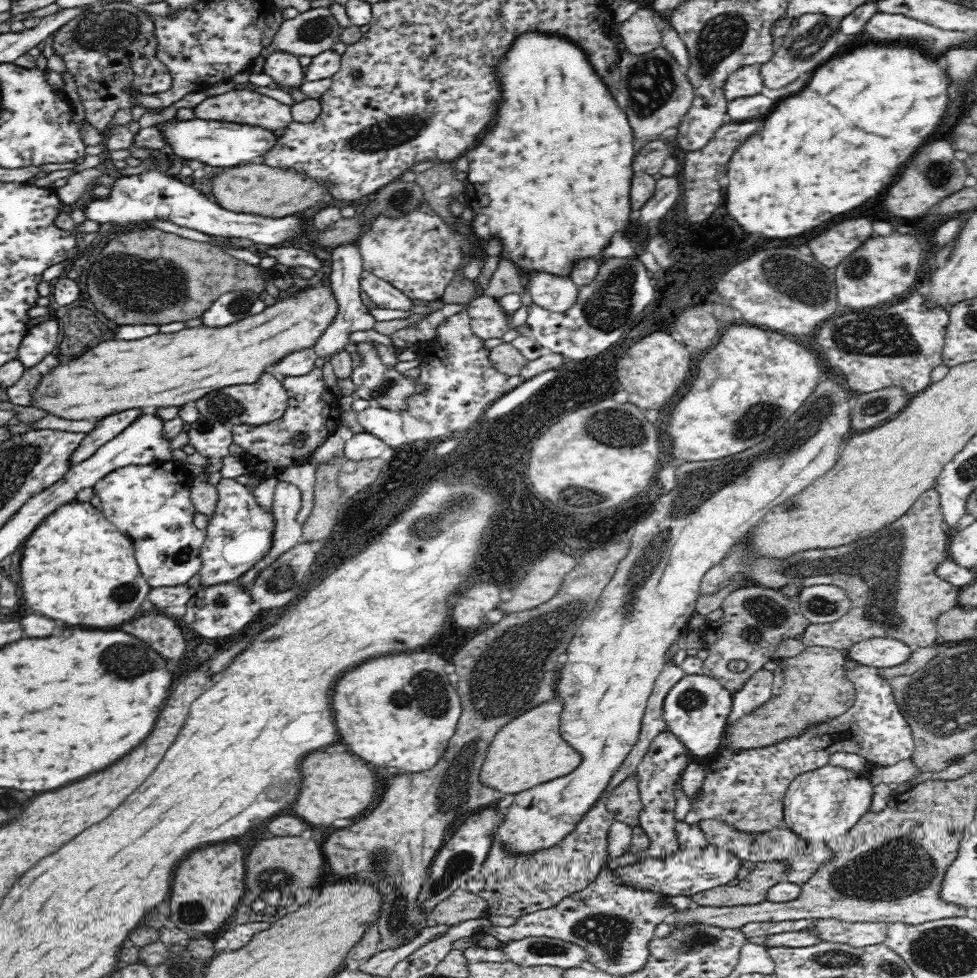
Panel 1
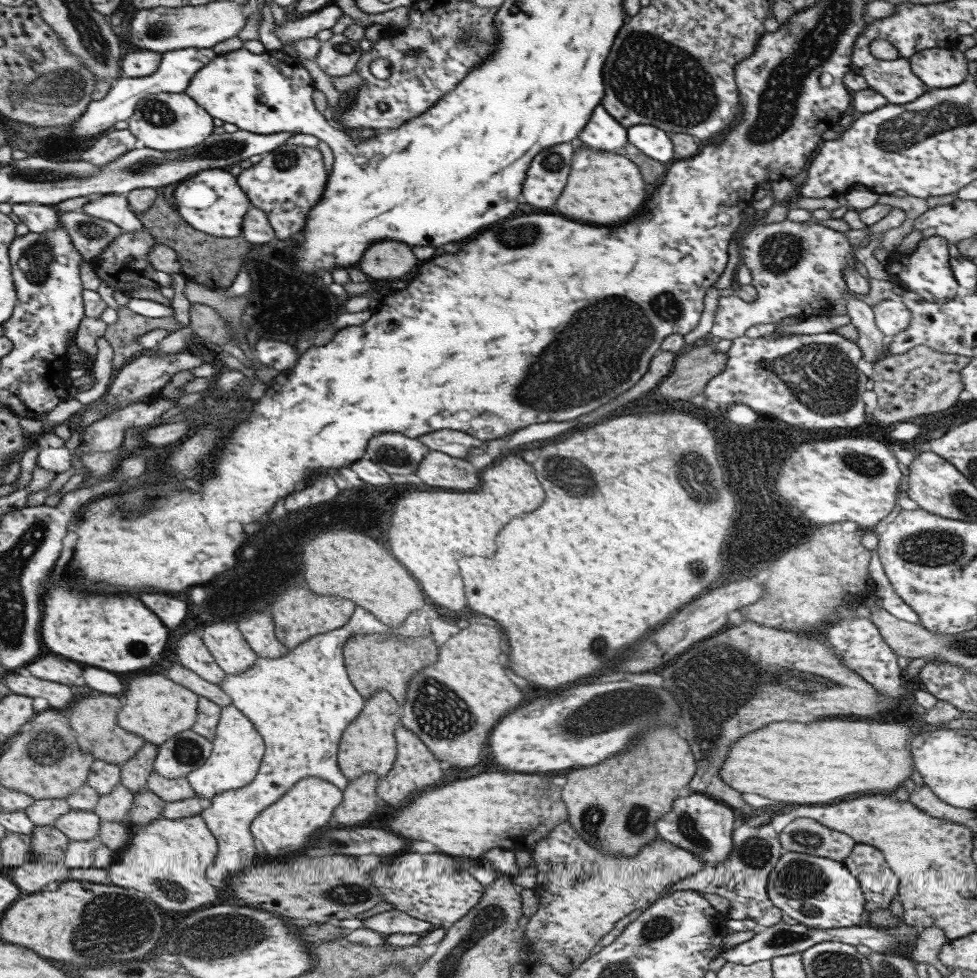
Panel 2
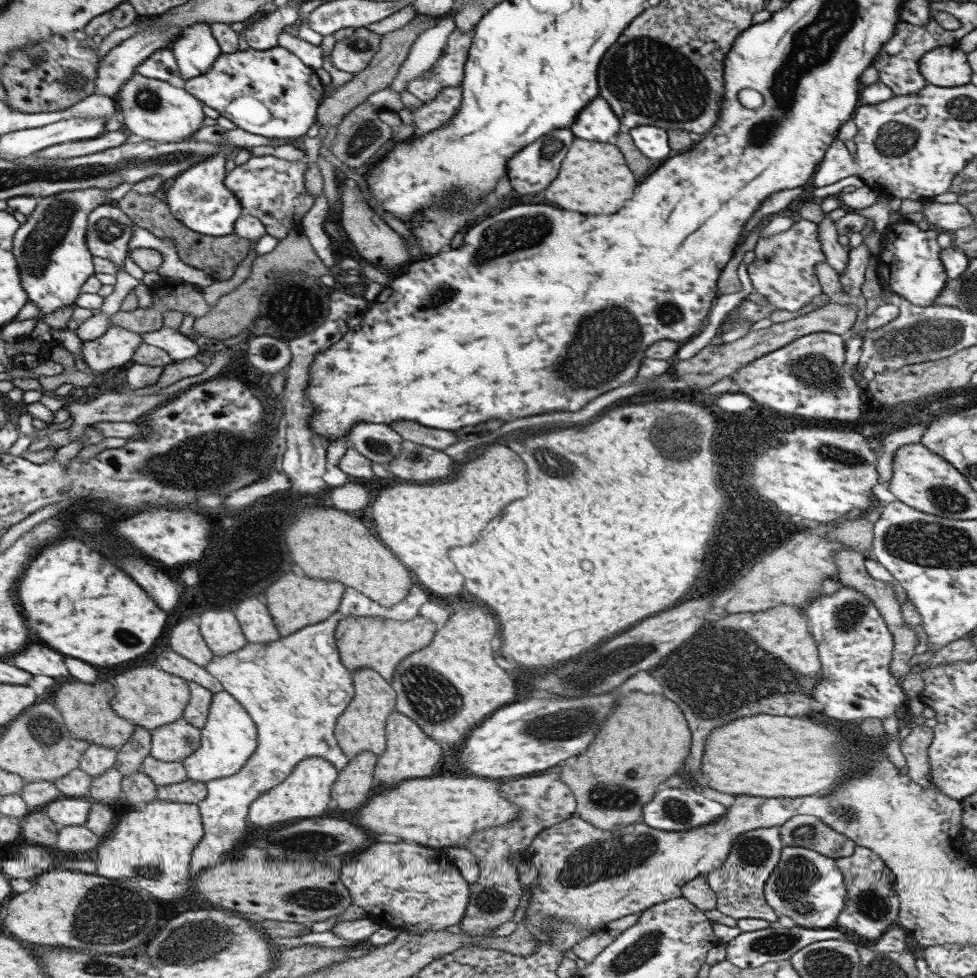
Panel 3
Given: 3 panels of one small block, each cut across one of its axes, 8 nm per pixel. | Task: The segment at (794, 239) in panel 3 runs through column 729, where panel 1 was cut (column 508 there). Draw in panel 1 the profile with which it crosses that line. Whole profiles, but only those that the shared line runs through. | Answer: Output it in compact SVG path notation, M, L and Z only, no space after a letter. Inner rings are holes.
M477 296L466 309L471 318L472 332L483 340L501 338L510 328L510 315L494 297Z

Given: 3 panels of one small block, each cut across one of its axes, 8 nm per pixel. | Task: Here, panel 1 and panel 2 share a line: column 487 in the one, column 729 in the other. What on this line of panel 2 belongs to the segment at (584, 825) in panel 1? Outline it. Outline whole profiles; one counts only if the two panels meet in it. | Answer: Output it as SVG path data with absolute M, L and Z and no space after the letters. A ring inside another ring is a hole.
M745 822L739 828L733 830L732 843L734 843L734 848L732 848L732 854L728 856L728 860L724 860L716 866L712 866L710 862L704 864L704 867L697 874L670 886L665 890L664 896L677 891L688 890L714 893L730 902L731 906L726 915L732 920L752 920L760 928L781 923L784 913L770 901L767 893L770 872L774 869L782 854L786 852L780 844L778 835L771 823L749 826Z

